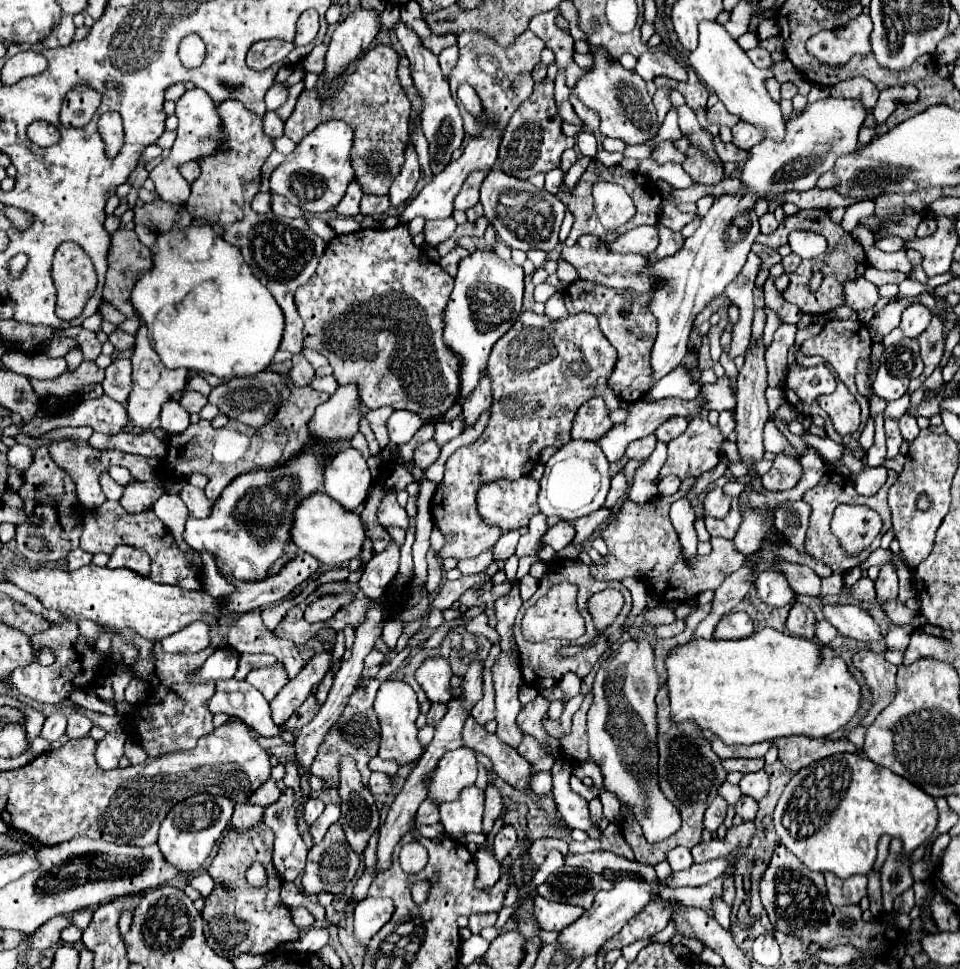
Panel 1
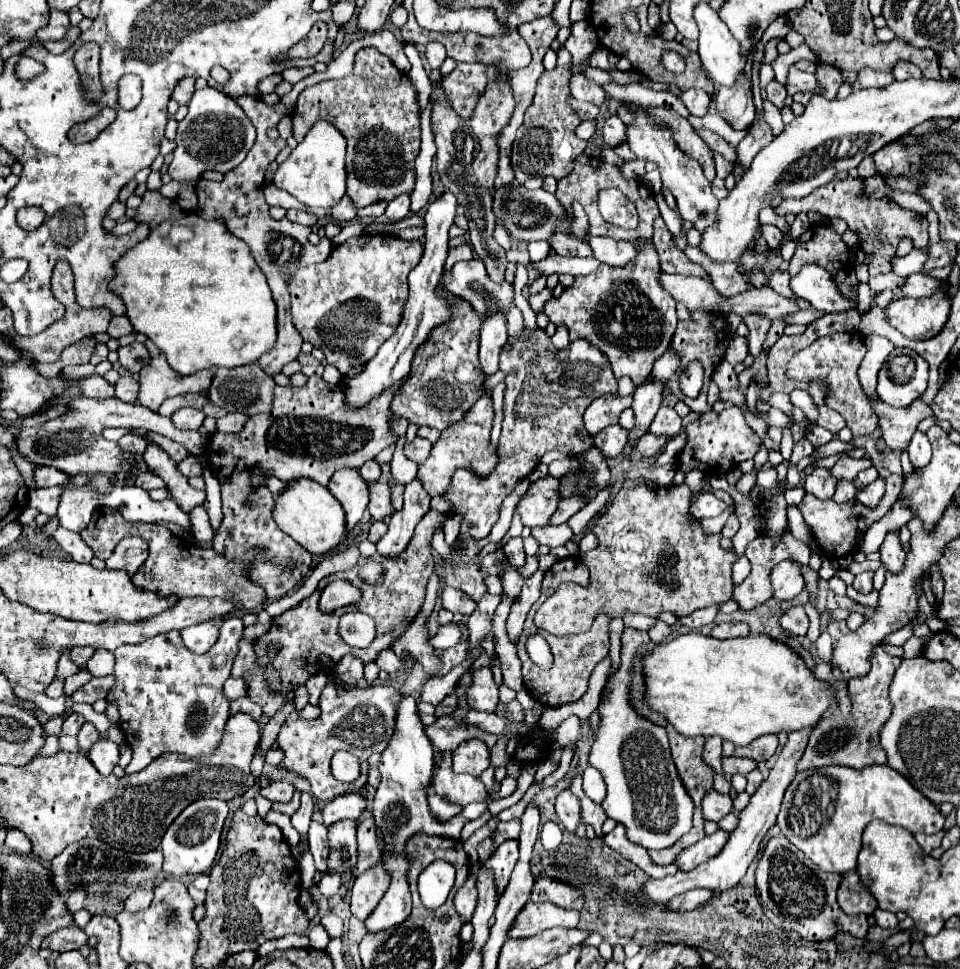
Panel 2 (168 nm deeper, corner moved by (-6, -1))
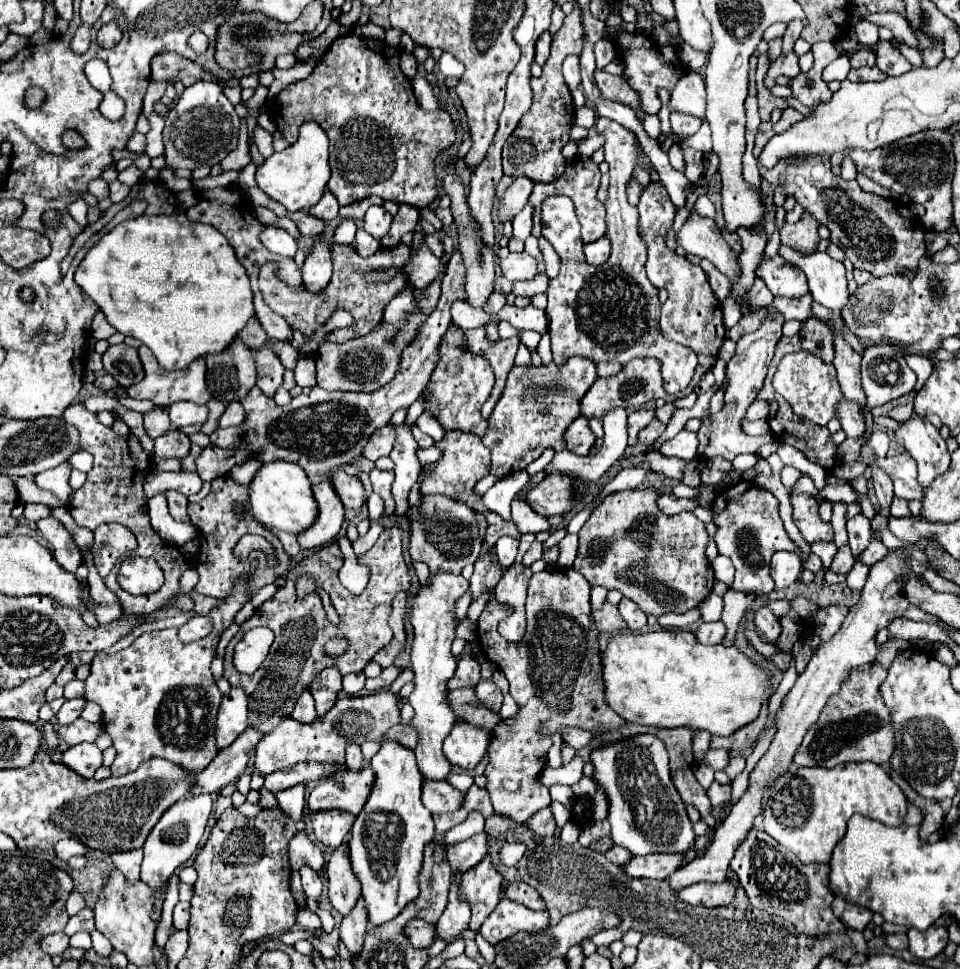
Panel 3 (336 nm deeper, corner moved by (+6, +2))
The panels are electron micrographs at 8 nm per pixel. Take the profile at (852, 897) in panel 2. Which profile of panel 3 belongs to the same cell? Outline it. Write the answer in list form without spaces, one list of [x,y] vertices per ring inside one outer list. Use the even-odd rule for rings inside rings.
[[[837,896],[833,900],[831,908],[833,908],[835,916],[841,918],[851,930],[861,930],[863,932],[865,926],[869,924],[869,920],[873,918],[873,912],[869,908],[861,908],[857,904],[851,904],[851,902],[847,902],[843,898],[837,898]]]

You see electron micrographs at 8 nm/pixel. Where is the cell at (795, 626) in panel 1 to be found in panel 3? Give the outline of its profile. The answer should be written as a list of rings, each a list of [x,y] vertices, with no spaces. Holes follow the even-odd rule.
[[[763,606],[755,612],[755,624],[769,642],[777,642],[777,638],[781,636],[781,622],[767,606]]]

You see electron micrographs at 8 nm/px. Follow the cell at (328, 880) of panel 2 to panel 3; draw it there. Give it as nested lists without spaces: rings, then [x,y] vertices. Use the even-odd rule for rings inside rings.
[[[297,832],[288,845],[289,864],[293,871],[298,871],[299,866],[309,864],[315,872],[323,872],[325,856],[319,846],[307,836],[307,832]]]

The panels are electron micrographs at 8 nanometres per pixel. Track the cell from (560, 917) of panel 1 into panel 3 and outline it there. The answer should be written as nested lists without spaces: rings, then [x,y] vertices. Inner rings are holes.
[[[501,898],[497,908],[479,928],[489,944],[497,944],[517,932],[539,932],[549,926],[549,912],[531,910],[509,898]]]

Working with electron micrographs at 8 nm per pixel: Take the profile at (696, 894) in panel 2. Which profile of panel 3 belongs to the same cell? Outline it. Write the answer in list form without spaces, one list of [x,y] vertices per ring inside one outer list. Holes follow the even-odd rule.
[[[697,882],[697,884],[691,884],[683,890],[677,892],[677,896],[685,902],[685,904],[691,904],[691,906],[709,906],[709,908],[715,908],[715,906],[725,906],[731,902],[731,898],[735,896],[735,888],[727,882],[723,884],[713,884],[713,882]]]

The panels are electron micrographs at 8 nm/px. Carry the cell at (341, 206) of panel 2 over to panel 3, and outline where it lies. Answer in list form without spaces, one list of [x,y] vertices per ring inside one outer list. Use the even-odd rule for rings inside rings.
[[[327,190],[327,192],[323,194],[323,198],[321,198],[315,206],[309,208],[309,212],[311,212],[313,216],[321,218],[321,220],[333,220],[333,218],[337,218],[337,214],[339,214],[339,204],[337,204],[335,194],[331,194],[331,192]]]

